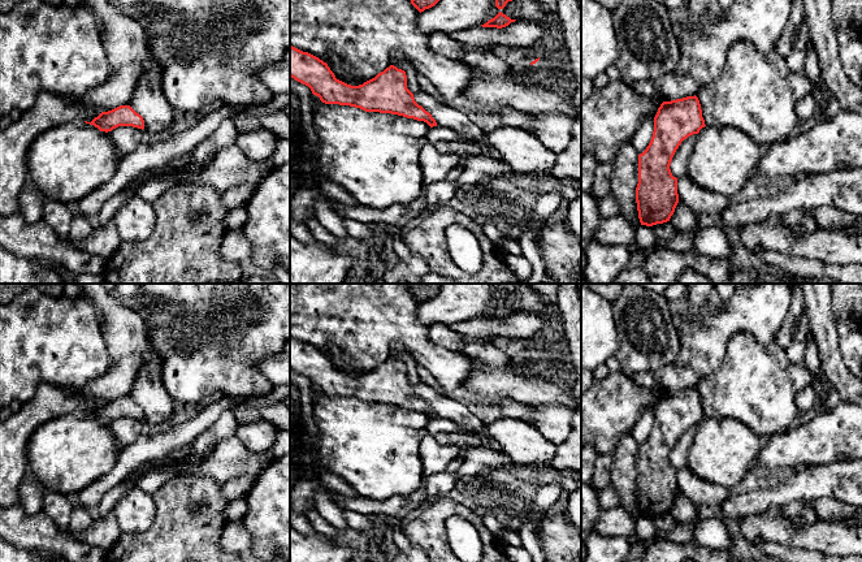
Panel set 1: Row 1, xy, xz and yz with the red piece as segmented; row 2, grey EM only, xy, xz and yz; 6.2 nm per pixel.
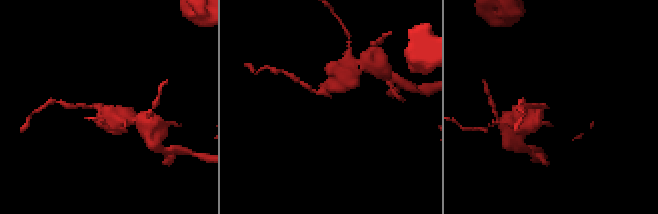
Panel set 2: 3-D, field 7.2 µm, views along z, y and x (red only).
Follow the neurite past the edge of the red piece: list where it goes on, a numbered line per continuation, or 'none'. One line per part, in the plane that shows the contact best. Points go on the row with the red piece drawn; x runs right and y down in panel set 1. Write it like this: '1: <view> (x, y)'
none

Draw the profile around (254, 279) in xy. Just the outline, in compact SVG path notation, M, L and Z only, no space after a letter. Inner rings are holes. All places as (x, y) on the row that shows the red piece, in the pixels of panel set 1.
M251 276L251 277L242 277L238 281L217 281L213 284L280 284L280 282L274 278Z

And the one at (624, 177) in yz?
M632 142L621 144L610 180L610 193L616 199L621 216L638 228L641 225L636 202L638 183L638 154Z

